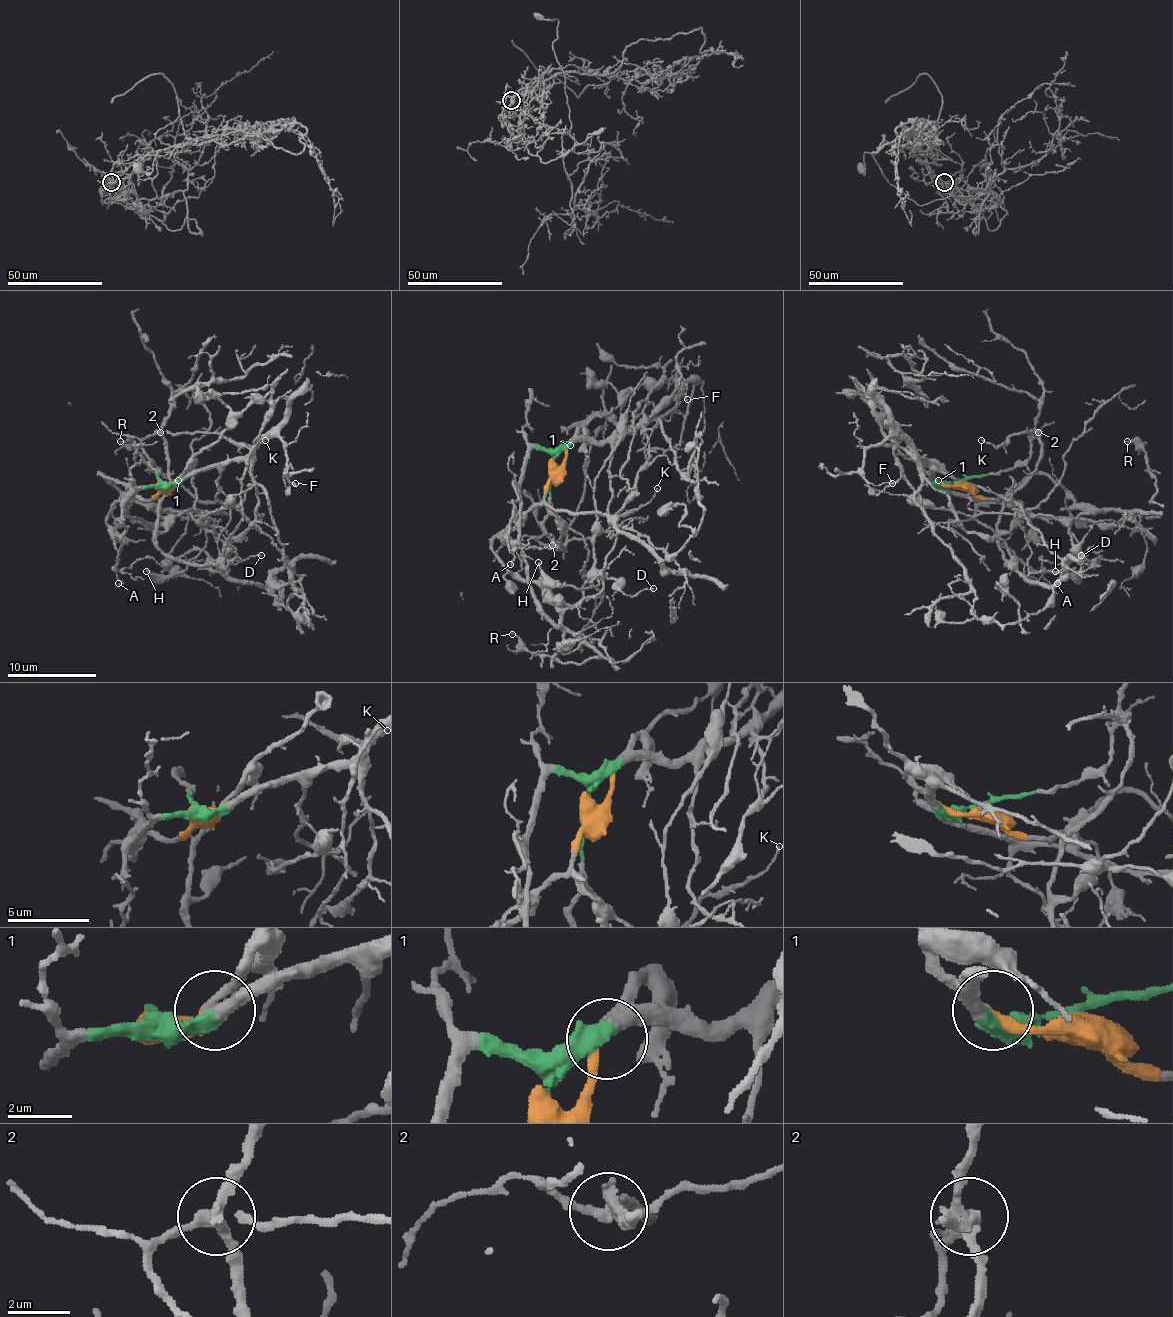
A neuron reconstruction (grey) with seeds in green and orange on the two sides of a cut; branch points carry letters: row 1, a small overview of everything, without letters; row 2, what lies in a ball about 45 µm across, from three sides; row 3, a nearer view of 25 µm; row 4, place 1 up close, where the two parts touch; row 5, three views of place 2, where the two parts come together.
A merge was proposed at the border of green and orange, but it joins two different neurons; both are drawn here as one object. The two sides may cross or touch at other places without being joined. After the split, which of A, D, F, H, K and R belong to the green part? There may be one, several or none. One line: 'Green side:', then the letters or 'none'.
Green side: A, F, K

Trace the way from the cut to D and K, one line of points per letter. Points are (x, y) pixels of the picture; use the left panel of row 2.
D: (161, 482), (139, 499), (99, 475), (143, 504), (188, 510), (232, 564), (261, 555)
K: (161, 482), (141, 444), (161, 430), (219, 433), (226, 439), (252, 446), (266, 439)

